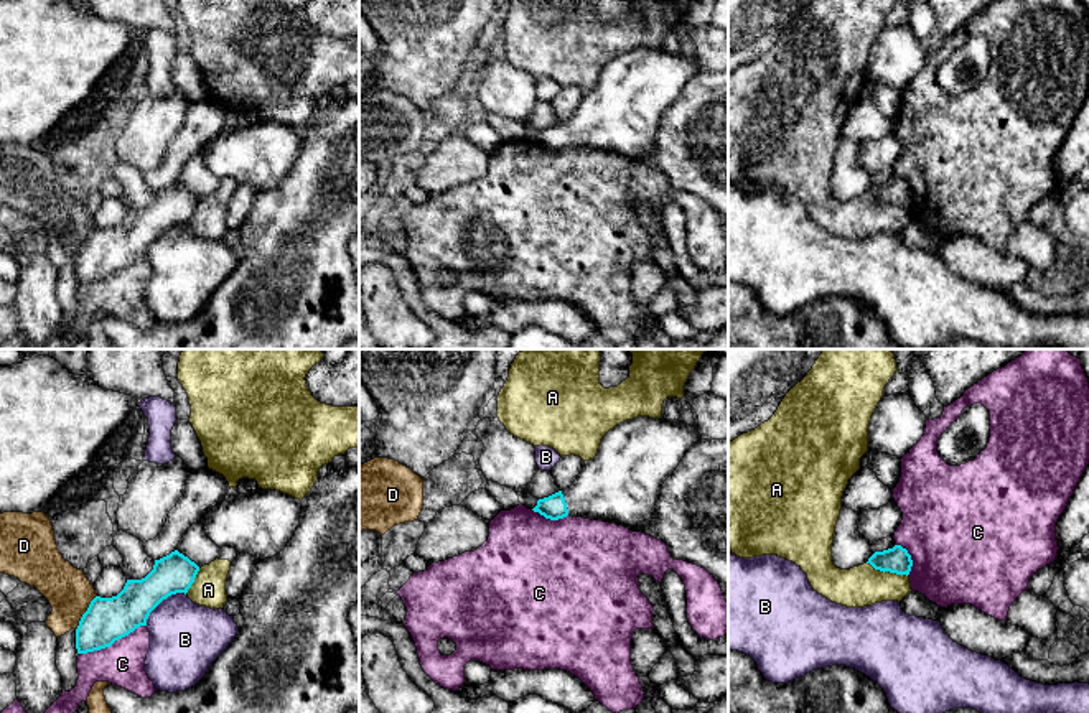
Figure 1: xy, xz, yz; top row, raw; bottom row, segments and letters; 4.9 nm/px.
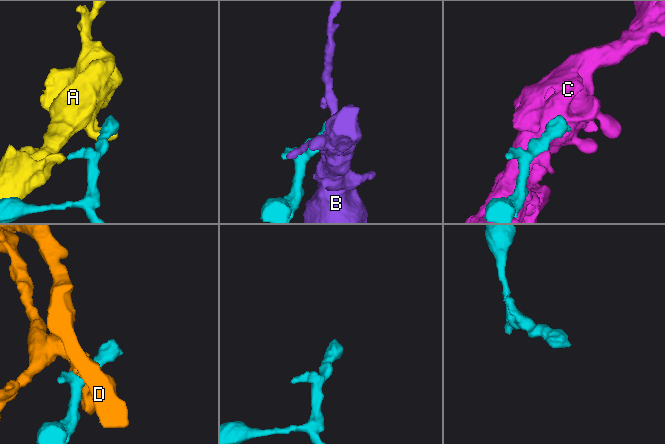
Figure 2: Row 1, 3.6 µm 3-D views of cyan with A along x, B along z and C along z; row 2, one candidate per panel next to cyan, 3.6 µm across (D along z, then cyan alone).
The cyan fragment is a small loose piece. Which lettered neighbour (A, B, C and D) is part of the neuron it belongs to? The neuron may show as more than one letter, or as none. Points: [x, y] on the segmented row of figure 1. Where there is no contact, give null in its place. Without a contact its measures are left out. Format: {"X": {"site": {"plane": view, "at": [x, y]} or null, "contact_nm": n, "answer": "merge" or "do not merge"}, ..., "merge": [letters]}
{"A": {"site": {"plane": "yz", "at": [887, 570]}, "contact_nm": 220, "answer": "do not merge"}, "B": {"site": {"plane": "xy", "at": [162, 600]}, "contact_nm": 260, "answer": "do not merge"}, "C": {"site": {"plane": "xy", "at": [112, 643]}, "contact_nm": 360, "answer": "do not merge"}, "D": {"site": {"plane": "xy", "at": [84, 613]}, "contact_nm": 200, "answer": "do not merge"}, "merge": []}

